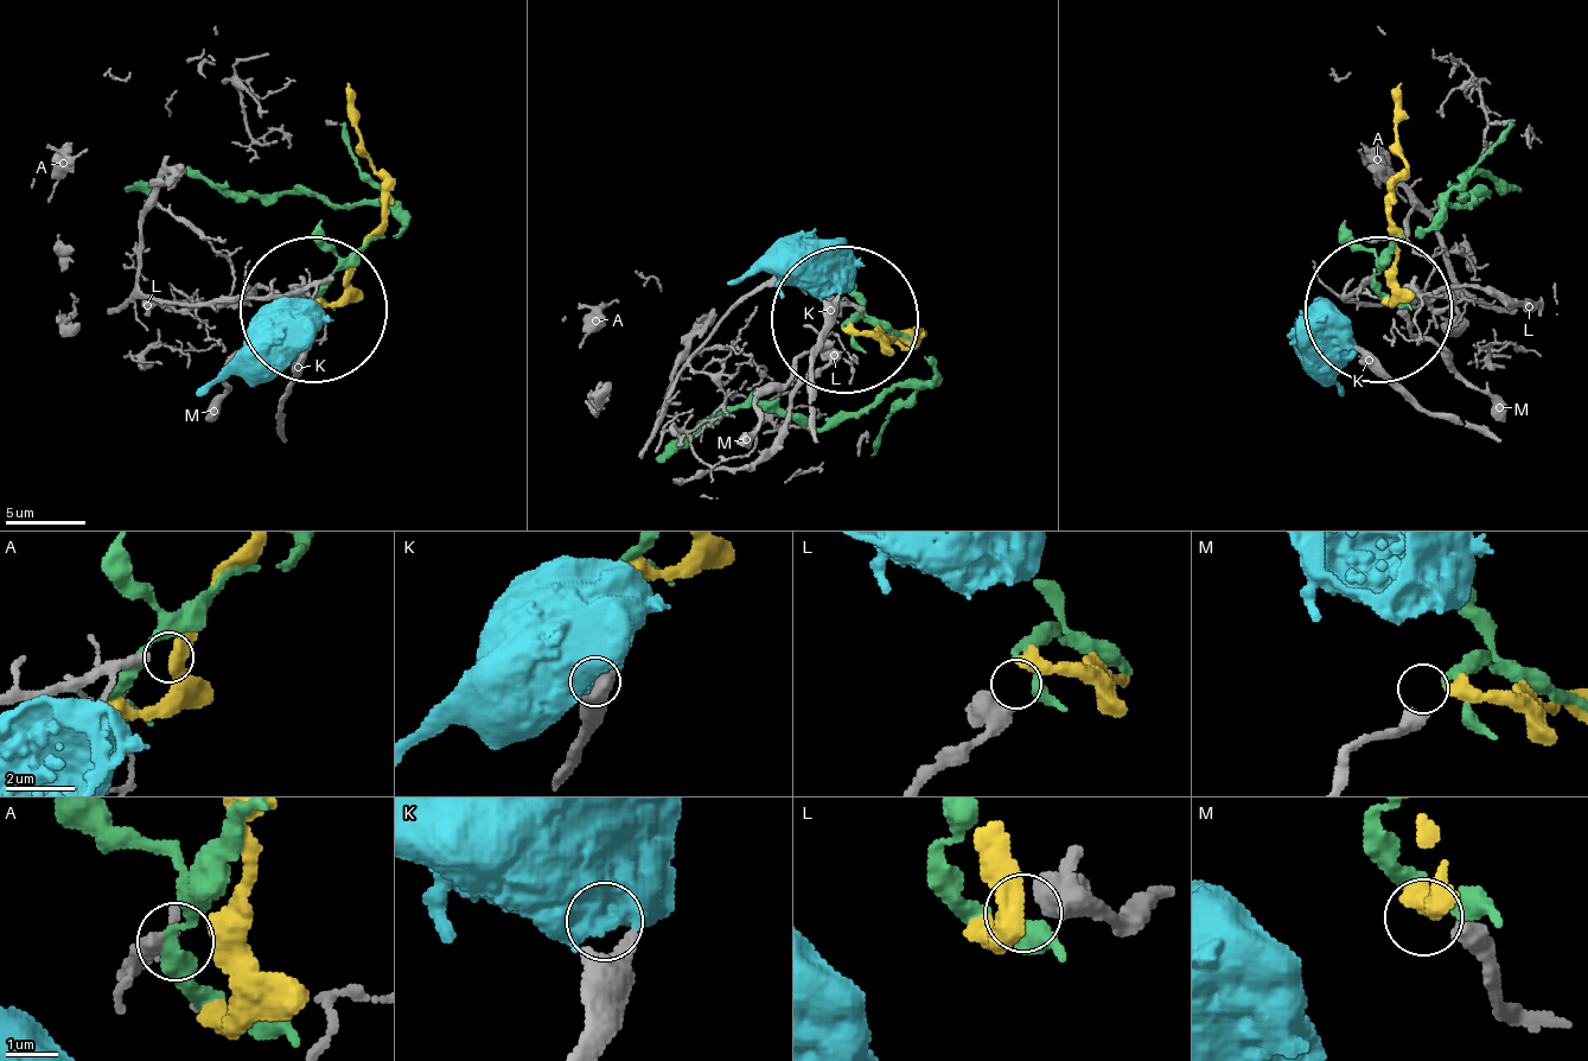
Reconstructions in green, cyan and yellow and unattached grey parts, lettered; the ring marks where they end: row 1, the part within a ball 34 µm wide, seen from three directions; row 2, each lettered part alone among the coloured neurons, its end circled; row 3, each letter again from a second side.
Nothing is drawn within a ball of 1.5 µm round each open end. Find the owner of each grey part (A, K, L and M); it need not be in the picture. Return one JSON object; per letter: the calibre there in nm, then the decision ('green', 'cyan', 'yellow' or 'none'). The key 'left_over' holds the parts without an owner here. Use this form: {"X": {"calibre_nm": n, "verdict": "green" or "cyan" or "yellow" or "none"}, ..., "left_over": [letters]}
{"A": {"calibre_nm": 280, "verdict": "none"}, "K": {"calibre_nm": 600, "verdict": "cyan"}, "L": {"calibre_nm": 300, "verdict": "yellow"}, "M": {"calibre_nm": 440, "verdict": "green"}, "left_over": ["A"]}

